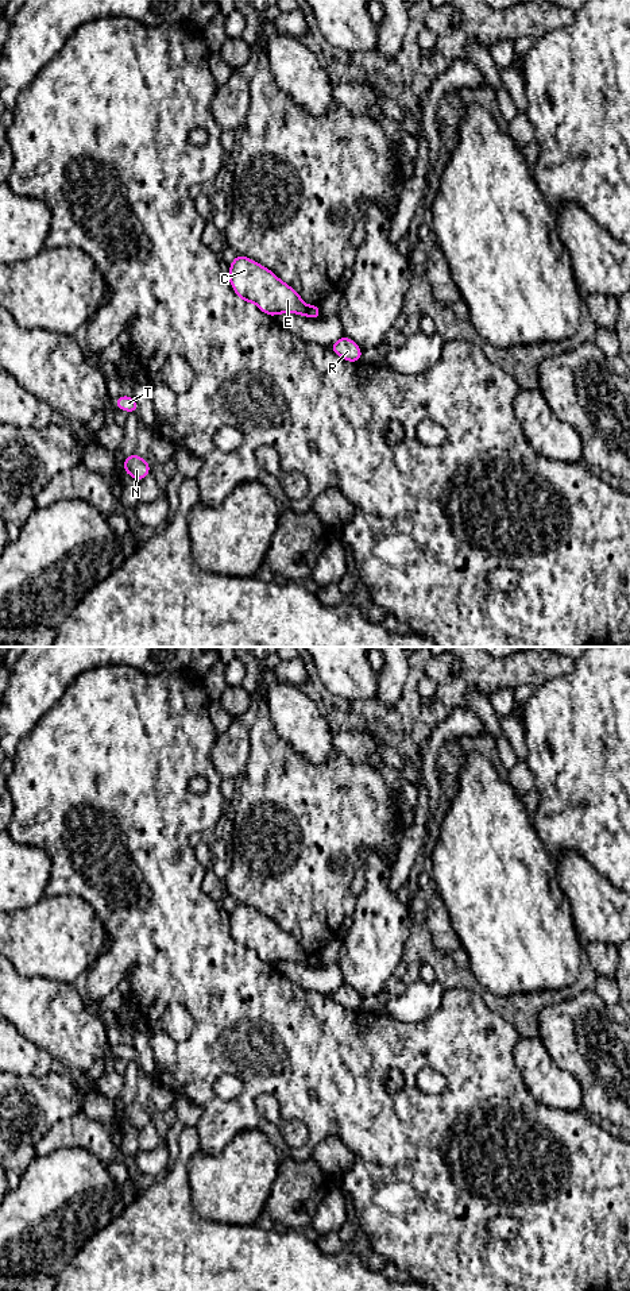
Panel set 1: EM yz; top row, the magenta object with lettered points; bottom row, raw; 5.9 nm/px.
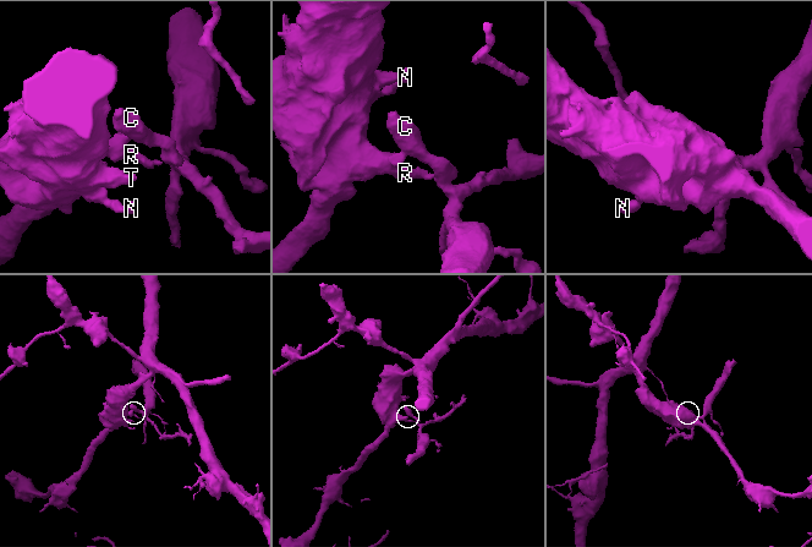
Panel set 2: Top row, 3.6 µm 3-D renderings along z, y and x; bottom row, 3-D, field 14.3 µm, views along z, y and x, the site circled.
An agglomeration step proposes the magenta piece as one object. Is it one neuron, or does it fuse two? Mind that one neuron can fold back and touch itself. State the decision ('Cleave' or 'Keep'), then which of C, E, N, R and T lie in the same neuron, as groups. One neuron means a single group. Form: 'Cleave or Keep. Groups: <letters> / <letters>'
Cleave. Groups: C E / N R T

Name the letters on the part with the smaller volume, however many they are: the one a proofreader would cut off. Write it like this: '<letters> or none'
C, E

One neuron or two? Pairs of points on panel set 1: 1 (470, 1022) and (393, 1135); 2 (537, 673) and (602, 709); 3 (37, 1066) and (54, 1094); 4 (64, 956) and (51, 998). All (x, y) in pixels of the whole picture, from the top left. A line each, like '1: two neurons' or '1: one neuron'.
1: one neuron
2: two neurons
3: two neurons
4: two neurons

